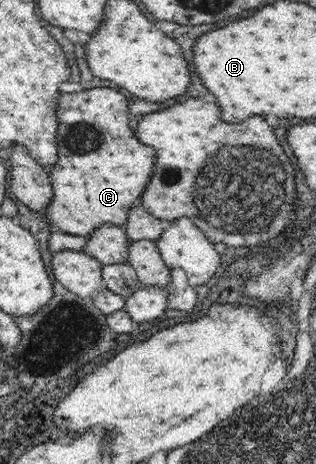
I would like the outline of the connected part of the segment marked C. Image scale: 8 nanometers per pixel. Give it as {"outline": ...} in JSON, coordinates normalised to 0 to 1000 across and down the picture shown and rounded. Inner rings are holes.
{"outline":[[[307,188],[199,203],[180,216],[187,349],[161,375],[174,427],[155,448],[142,448],[142,478],[177,496],[263,511],[335,481],[389,489],[421,435],[453,418],[453,392],[465,392],[465,375],[478,375],[478,349],[491,349],[478,319],[453,315],[408,272],[402,211],[364,192]]]}

